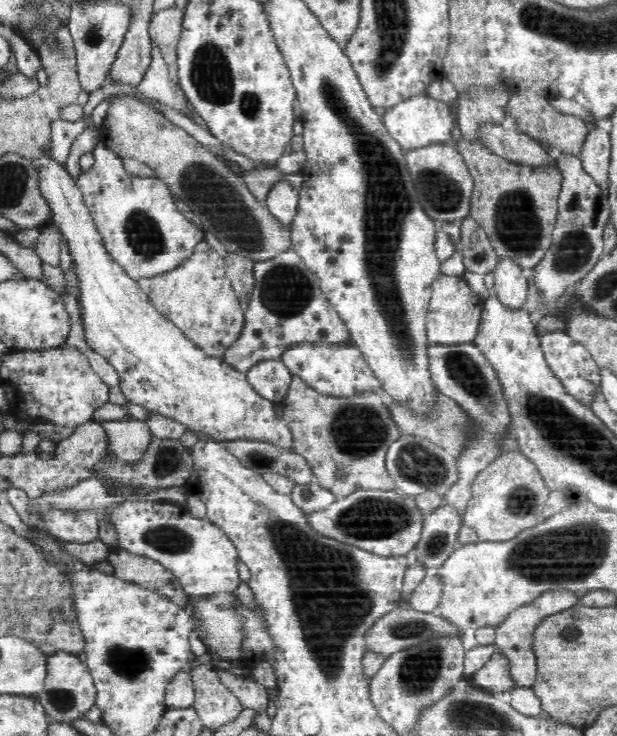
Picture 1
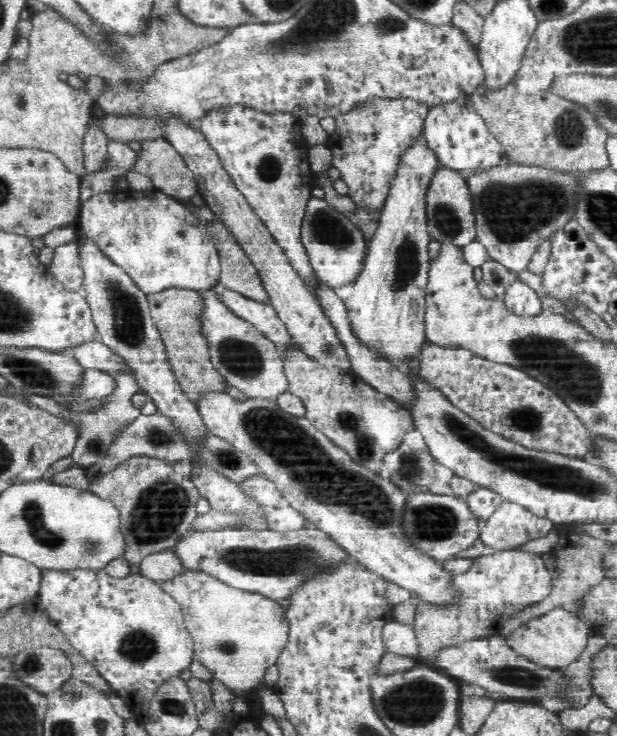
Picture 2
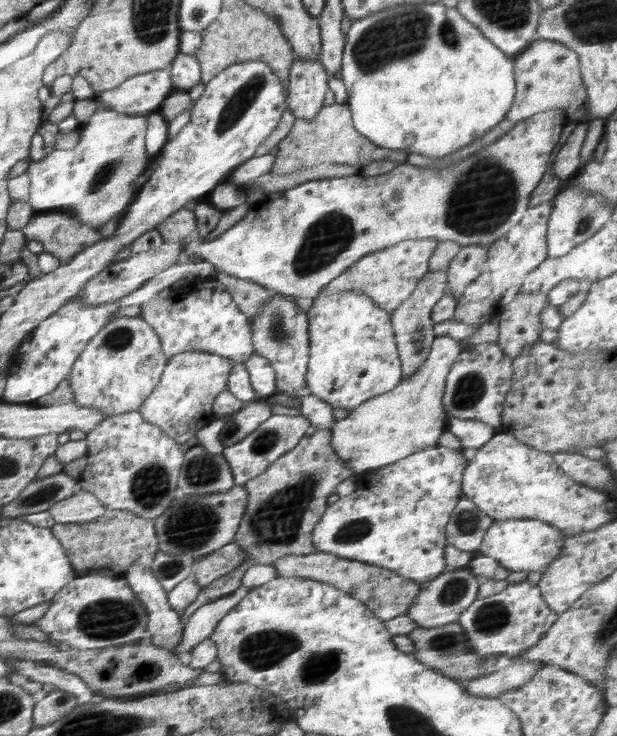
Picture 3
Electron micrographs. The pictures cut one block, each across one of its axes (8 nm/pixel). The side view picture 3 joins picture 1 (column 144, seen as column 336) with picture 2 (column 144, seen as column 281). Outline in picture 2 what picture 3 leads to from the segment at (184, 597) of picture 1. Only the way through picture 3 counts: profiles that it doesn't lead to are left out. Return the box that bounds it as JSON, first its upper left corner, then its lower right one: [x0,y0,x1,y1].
[139,549,186,585]

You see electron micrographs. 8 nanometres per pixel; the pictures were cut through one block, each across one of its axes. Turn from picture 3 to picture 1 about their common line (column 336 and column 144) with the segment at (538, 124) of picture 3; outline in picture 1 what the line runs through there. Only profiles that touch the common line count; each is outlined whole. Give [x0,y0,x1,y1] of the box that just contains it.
[76,142,205,282]

